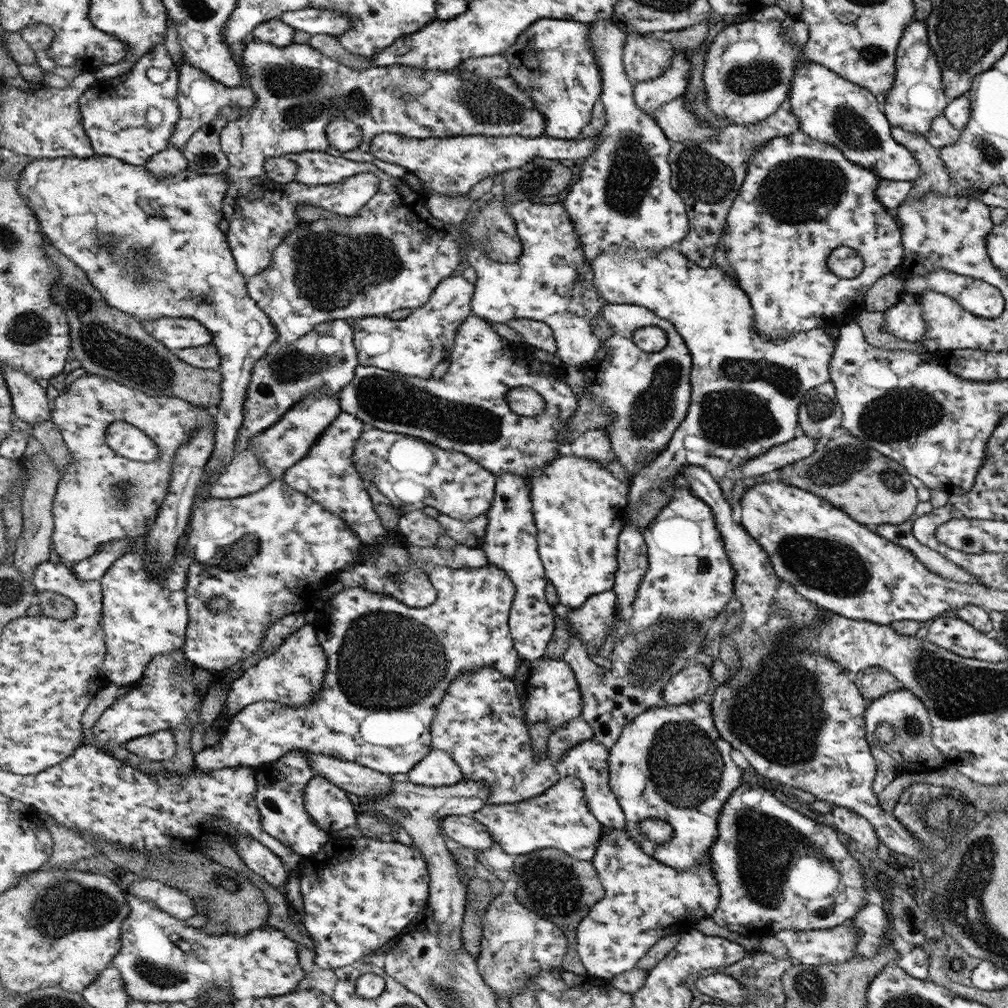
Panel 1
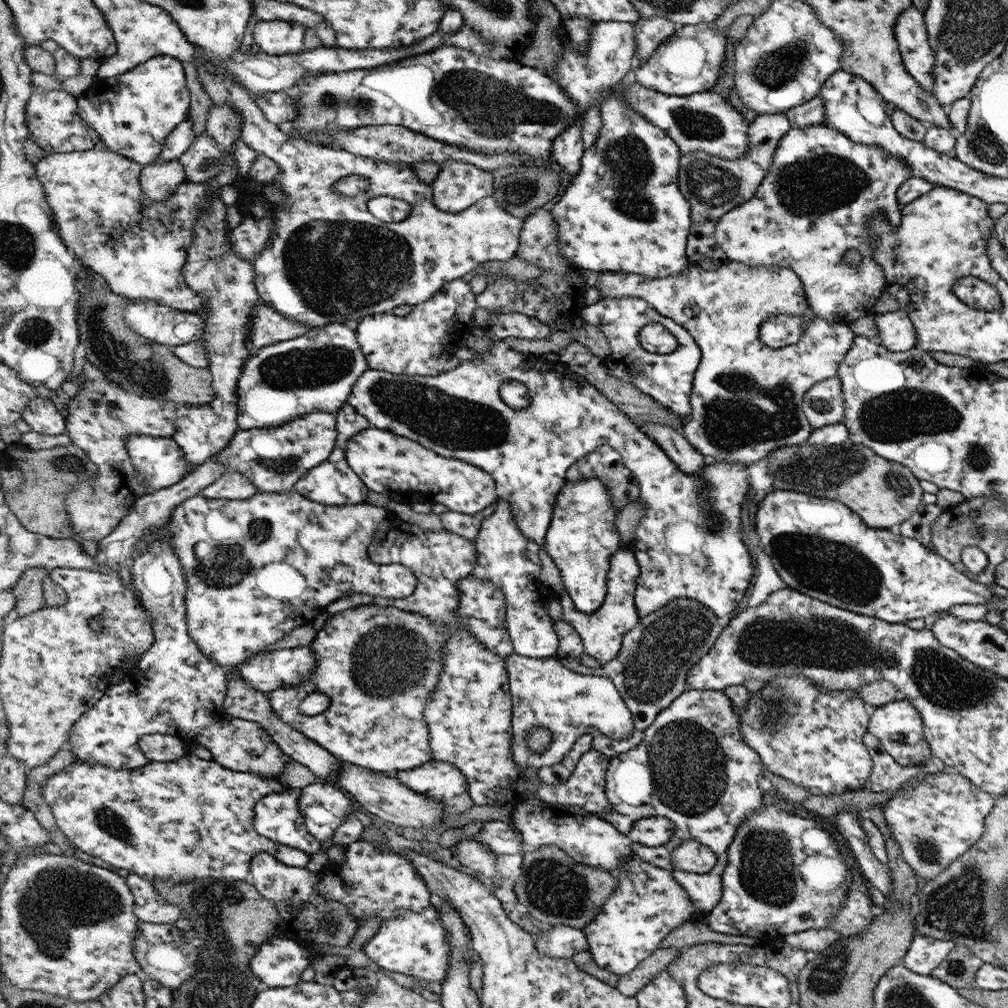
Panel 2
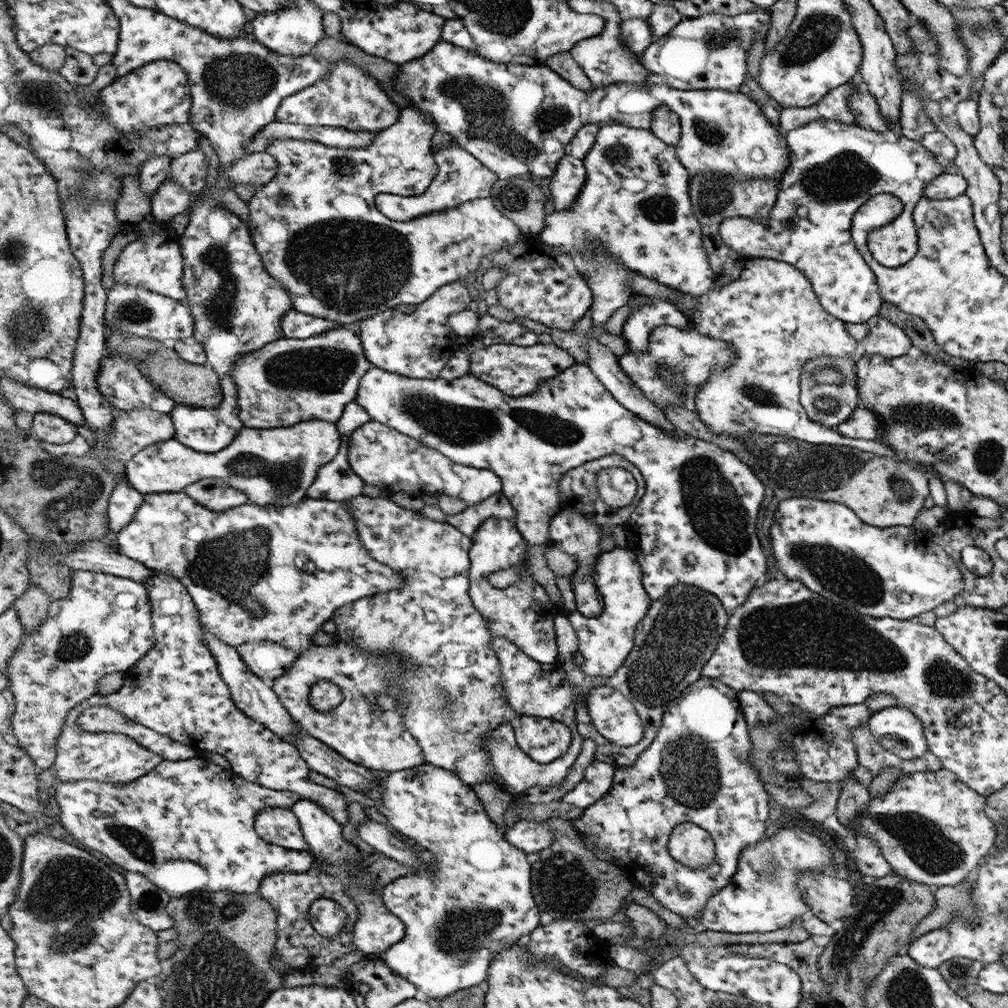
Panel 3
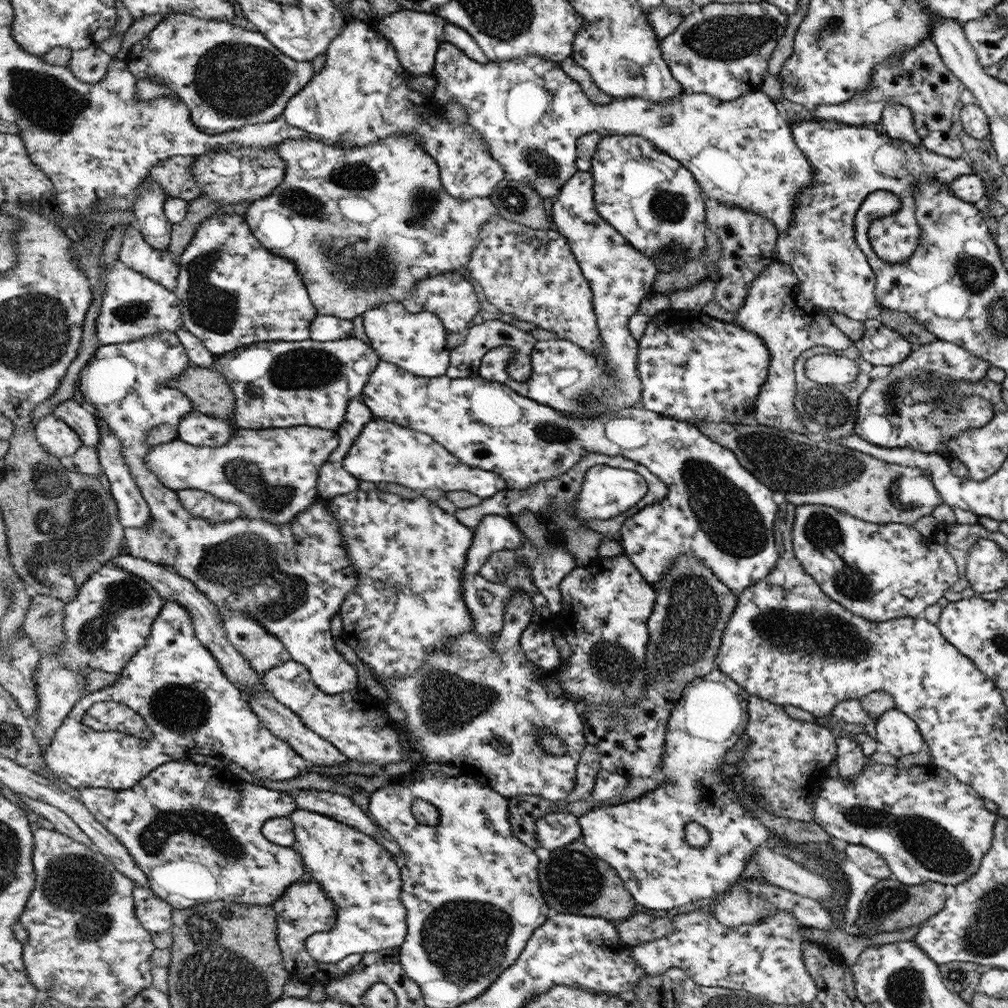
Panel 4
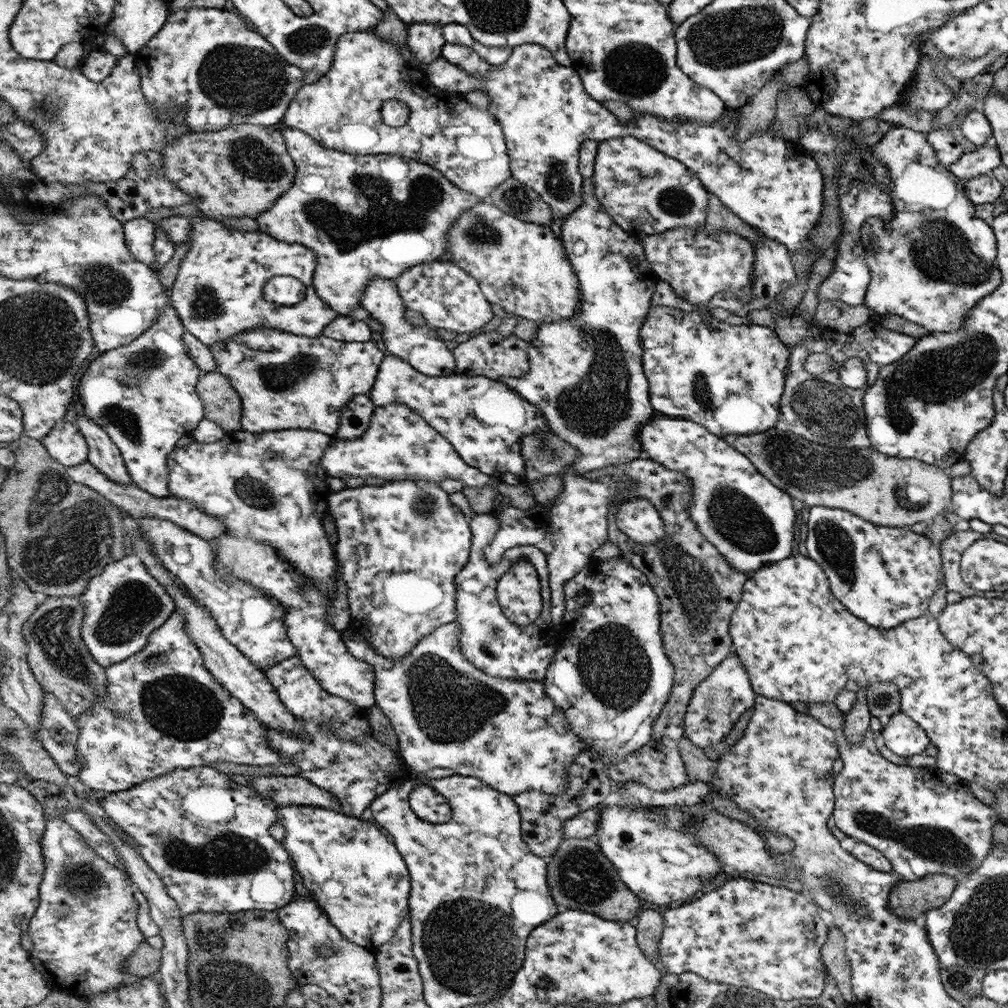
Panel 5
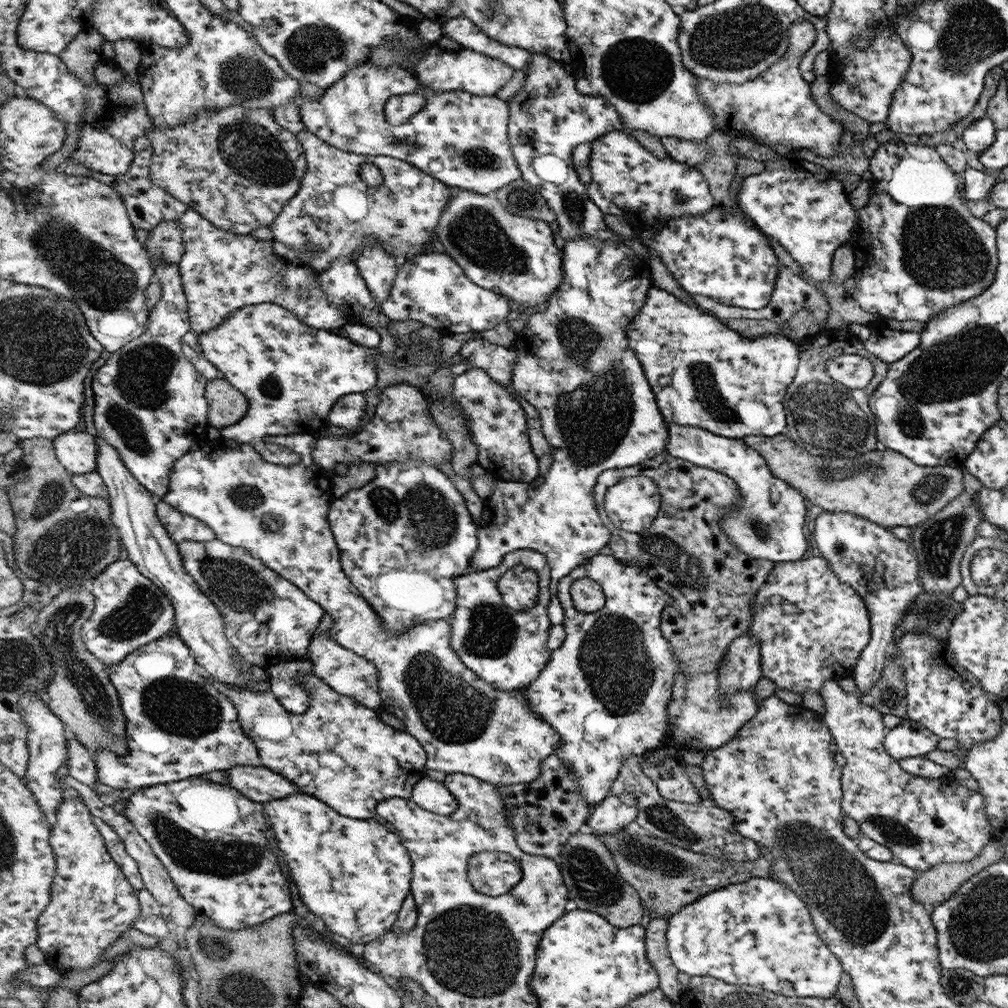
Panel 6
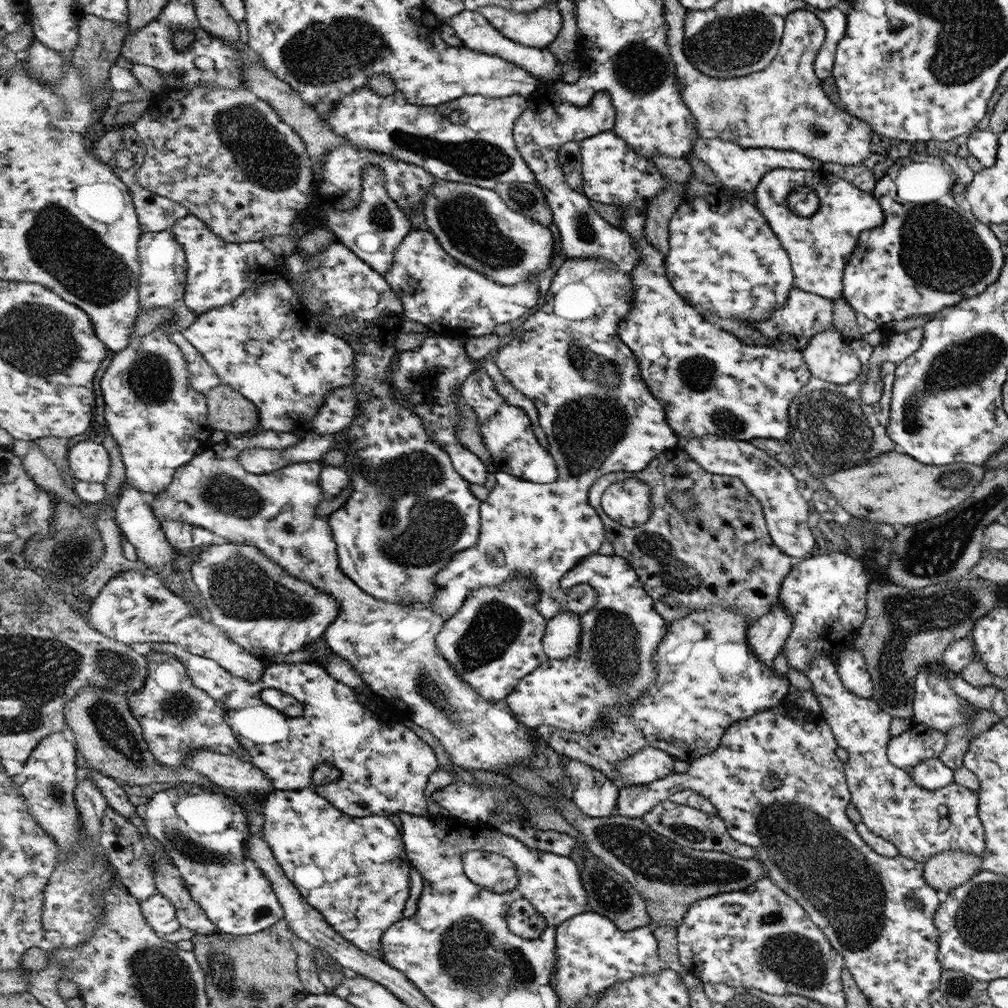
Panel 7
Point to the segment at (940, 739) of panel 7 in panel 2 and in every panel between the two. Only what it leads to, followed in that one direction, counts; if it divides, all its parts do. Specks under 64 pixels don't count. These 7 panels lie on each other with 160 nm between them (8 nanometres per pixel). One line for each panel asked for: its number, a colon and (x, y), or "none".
2: (898, 725)
3: (898, 729)
4: (896, 732)
5: (903, 736)
6: (909, 739)

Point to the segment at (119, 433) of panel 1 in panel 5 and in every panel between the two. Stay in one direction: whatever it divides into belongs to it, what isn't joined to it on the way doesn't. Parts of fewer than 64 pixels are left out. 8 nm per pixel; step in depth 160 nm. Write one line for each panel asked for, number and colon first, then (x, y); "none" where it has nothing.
2: (163, 462)
3: (275, 466)
4: (273, 473)
5: (271, 486)

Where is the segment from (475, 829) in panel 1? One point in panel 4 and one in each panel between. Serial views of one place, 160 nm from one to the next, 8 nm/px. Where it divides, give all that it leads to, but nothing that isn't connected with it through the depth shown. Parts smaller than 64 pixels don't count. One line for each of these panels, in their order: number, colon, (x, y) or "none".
2: (501, 837)
3: (532, 837)
4: (555, 830)

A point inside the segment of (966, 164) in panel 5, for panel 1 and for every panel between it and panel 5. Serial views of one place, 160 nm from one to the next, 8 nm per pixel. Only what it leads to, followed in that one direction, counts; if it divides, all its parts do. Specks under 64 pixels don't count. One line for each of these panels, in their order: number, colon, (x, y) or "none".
1: (801, 199)
2: (821, 190)
3: (834, 168)
4: (850, 163)

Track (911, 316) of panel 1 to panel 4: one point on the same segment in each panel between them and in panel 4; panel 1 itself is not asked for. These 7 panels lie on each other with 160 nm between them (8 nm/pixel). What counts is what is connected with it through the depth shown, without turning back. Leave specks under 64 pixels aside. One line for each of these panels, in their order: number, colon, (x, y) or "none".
2: (896, 331)
3: (885, 338)
4: (881, 346)

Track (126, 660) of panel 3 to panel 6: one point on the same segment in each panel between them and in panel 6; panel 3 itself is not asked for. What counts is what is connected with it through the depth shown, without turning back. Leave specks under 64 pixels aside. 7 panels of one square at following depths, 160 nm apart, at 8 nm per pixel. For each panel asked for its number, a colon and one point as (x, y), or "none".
4: (111, 621)
5: (127, 603)
6: (132, 610)

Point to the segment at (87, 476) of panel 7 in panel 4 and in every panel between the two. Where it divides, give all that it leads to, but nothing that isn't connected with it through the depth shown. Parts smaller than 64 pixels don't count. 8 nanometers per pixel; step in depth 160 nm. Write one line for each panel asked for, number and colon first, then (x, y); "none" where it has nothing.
4: (59, 437)
5: (66, 442)
6: (78, 450)

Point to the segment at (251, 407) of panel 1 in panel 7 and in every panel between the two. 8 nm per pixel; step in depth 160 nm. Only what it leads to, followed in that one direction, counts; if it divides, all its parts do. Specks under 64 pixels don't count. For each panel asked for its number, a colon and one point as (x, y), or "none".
2: (315, 373)
3: (289, 381)
4: (277, 385)
5: (286, 382)
6: (292, 375)
7: (266, 345)

